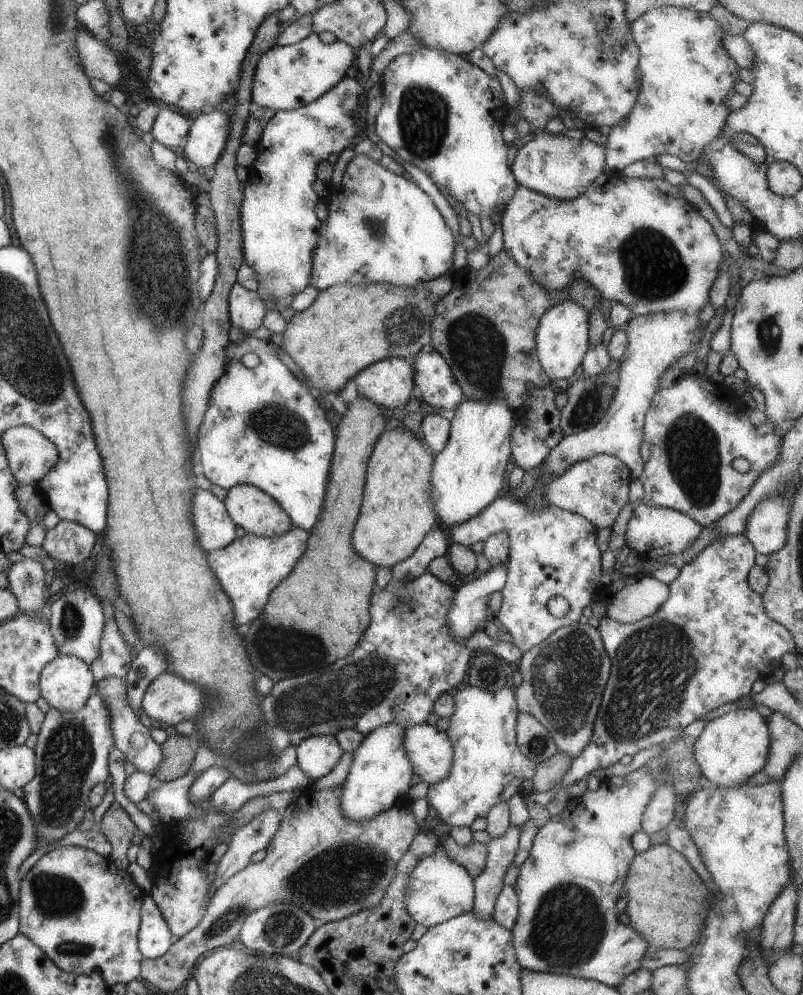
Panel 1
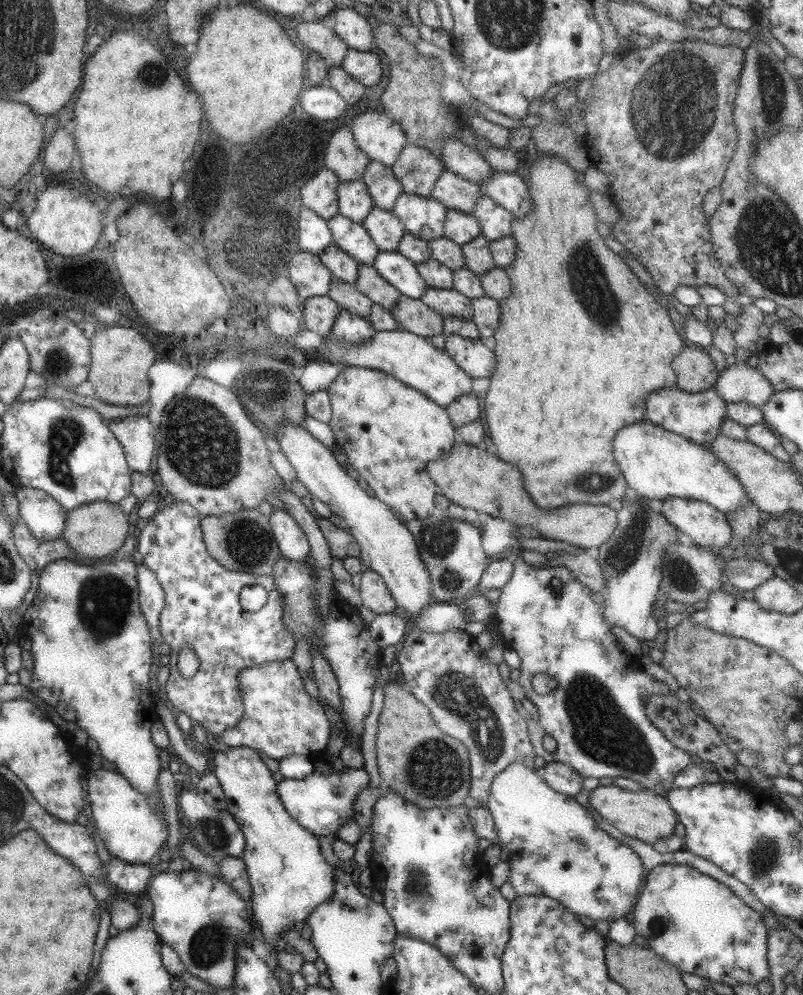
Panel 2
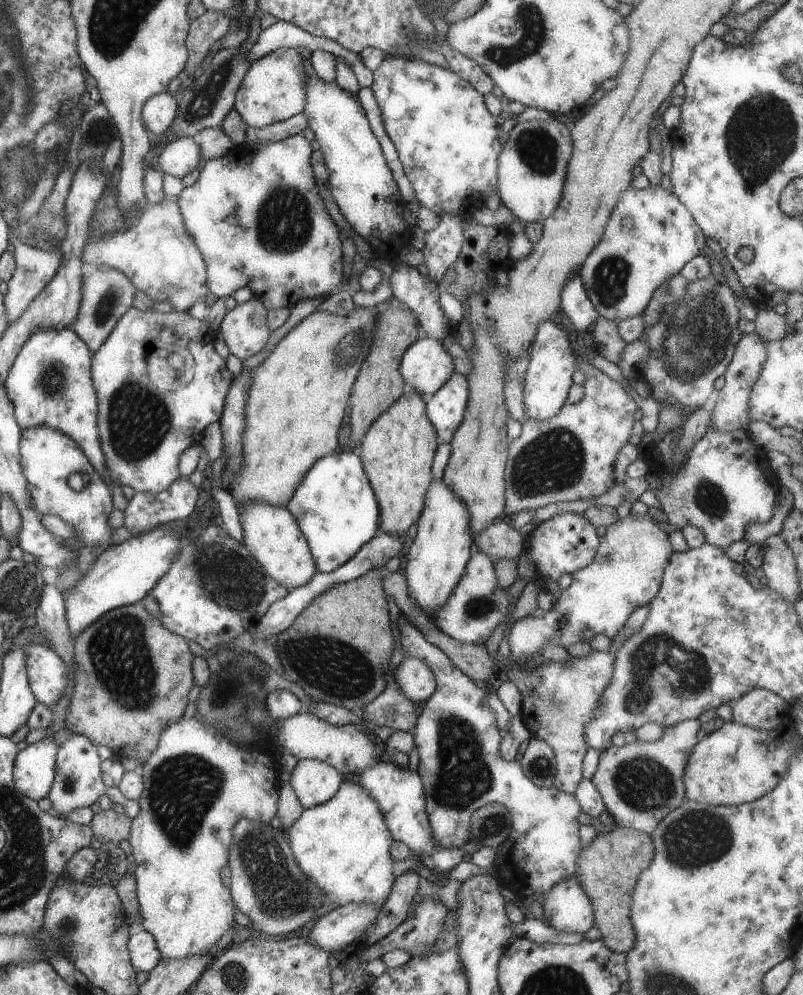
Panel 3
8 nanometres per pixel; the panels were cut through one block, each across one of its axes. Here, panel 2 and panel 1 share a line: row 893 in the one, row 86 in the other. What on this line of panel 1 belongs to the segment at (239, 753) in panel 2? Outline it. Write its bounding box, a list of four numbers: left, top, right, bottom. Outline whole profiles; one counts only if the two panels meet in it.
[250,33,355,112]

